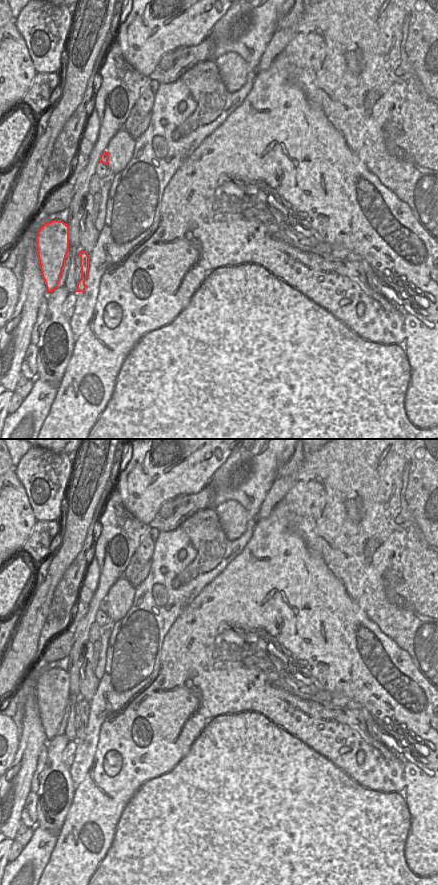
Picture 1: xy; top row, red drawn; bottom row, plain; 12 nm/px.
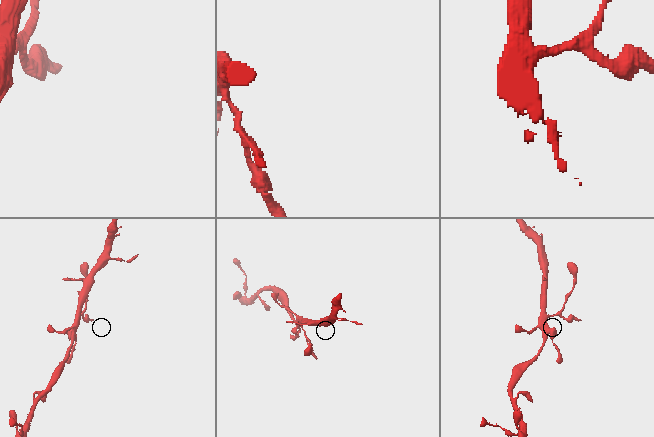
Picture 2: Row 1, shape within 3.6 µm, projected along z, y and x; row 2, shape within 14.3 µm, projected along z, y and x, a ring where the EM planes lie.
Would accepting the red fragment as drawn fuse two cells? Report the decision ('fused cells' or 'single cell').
fused cells

